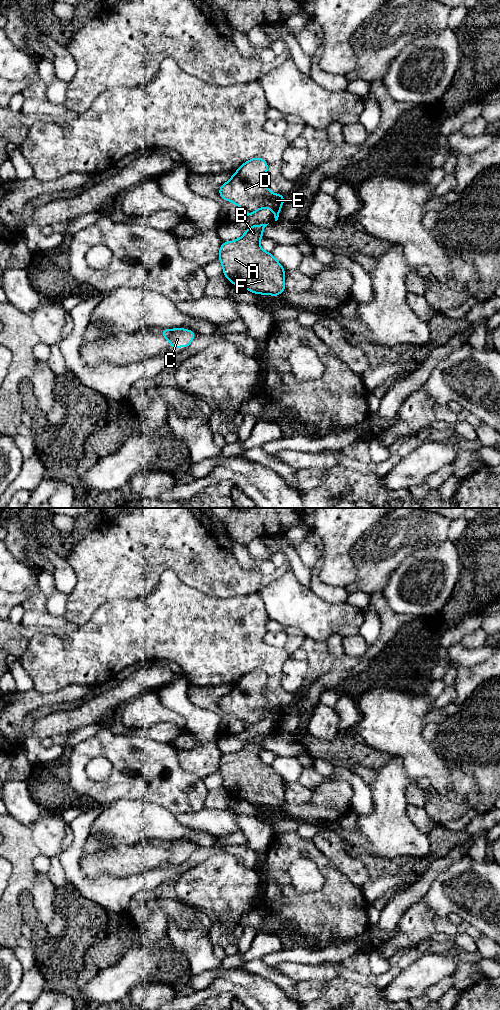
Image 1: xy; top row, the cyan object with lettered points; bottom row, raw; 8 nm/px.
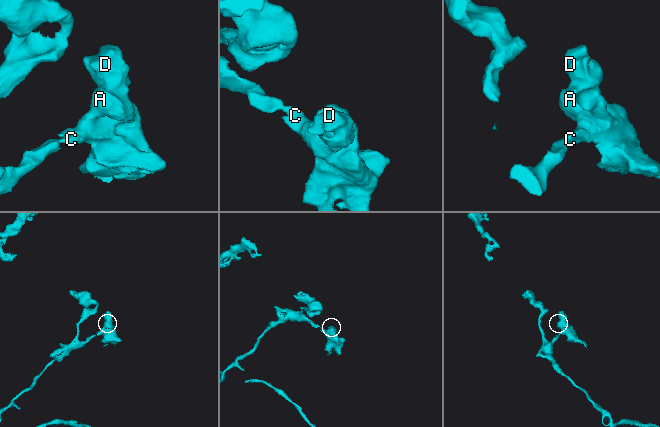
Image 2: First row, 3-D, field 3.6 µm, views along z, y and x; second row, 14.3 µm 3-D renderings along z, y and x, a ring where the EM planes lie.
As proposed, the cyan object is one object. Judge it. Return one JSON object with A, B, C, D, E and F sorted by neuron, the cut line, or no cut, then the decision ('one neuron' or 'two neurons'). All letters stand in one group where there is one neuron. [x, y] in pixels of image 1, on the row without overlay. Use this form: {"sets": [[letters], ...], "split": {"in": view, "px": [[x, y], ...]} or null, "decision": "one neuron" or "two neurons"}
{"sets": [["A", "B", "C", "D", "E", "F"]], "split": null, "decision": "one neuron"}

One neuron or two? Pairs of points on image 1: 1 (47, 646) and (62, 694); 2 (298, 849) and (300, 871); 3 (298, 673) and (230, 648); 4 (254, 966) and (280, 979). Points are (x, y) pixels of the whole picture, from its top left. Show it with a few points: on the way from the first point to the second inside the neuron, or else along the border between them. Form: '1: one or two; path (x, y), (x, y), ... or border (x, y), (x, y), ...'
1: two; border (83, 685), (66, 685), (53, 692), (37, 691)
2: two; border (319, 871), (311, 860), (298, 858), (288, 875)
3: two; border (289, 656), (282, 668), (281, 687), (284, 690)
4: one; path (260, 968), (274, 976)

